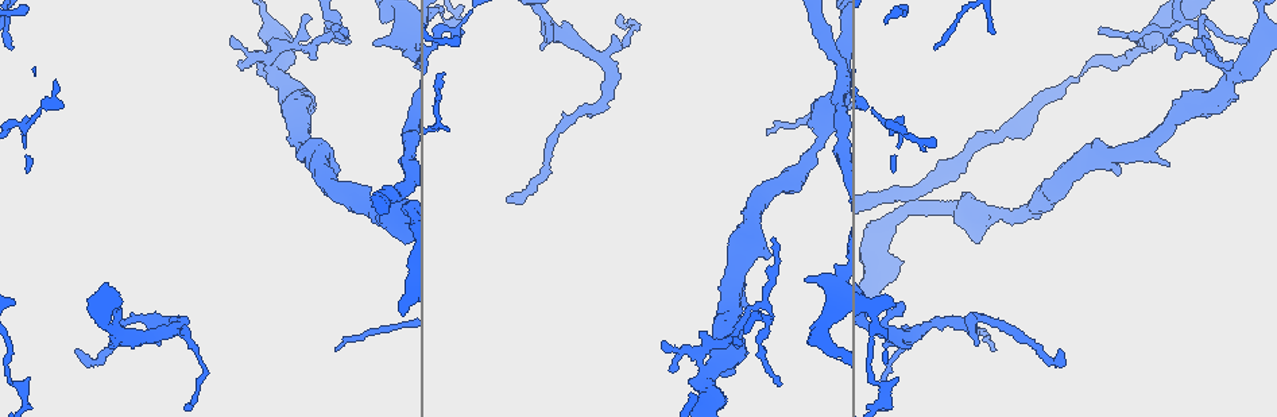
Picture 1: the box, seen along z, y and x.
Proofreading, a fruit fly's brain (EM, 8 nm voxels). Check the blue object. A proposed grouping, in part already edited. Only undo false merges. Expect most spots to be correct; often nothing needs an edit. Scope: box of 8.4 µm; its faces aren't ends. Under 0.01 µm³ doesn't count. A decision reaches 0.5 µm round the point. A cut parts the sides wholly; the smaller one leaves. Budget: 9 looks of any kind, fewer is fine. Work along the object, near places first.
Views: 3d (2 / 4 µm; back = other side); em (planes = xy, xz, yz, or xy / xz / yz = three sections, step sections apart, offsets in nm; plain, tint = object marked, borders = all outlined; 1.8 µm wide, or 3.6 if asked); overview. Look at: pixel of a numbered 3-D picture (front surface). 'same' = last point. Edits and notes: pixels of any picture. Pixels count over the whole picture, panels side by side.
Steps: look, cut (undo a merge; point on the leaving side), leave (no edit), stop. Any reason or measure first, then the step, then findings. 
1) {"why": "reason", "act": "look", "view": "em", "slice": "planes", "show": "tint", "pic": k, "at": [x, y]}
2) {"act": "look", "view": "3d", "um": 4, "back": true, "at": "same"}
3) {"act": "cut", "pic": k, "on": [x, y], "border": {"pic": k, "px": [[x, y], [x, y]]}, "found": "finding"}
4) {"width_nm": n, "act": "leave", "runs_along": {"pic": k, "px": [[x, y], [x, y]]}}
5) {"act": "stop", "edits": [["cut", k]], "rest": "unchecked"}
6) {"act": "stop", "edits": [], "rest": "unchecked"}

{"why": "three arms meet", "act": "look", "view": "em", "slice": "yz", "step": 16, "show": "tint", "pic": 1, "at": [169, 331]}

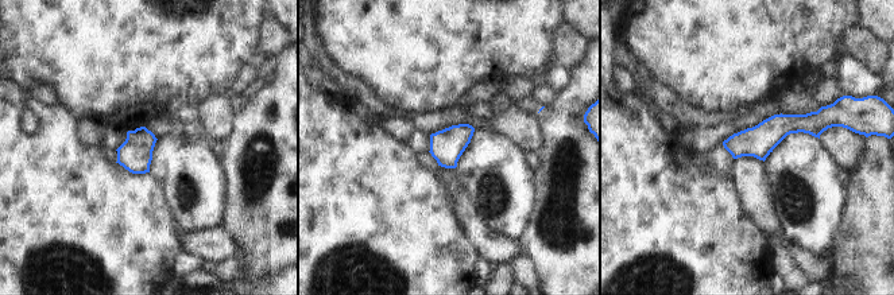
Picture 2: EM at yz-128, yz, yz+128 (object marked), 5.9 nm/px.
{"why": "another direction", "act": "look", "view": "em", "slice": "planes", "show": "tint", "at": "same"}

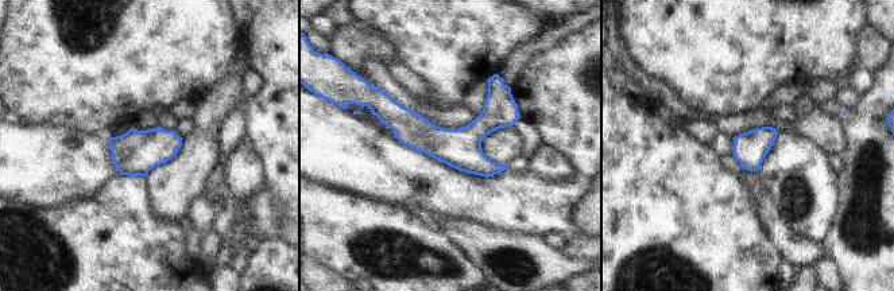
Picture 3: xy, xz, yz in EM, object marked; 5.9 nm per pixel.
{"act": "leave", "runs_along": {"pic": 3, "px": [[492, 80], [468, 138], [379, 113]]}, "found": "continuous, no second neuron"}

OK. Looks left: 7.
{"why": "abrupt turn", "act": "look", "view": "em", "slice": "yz", "step": 16, "show": "tint", "pic": 1, "at": [883, 392]}

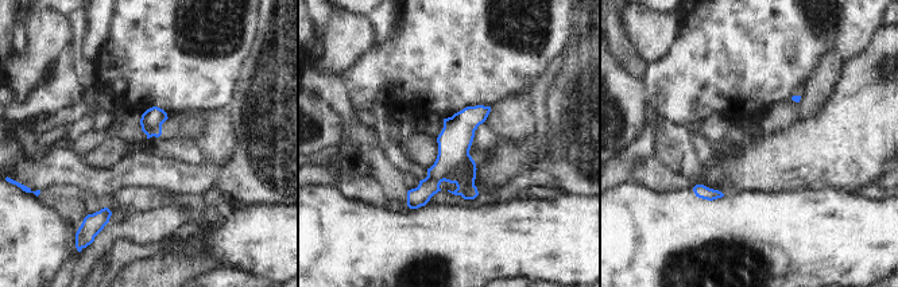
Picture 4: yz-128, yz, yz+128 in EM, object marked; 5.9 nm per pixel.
{"width_nm": 110, "act": "leave", "runs_along": {"pic": 4, "px": [[486, 109], [413, 205]]}, "found": "one neuron here"}

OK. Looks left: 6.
{"why": "calibre changes", "act": "look", "view": "em", "slice": "xy", "step": 4, "show": "tint", "pic": 1, "at": [453, 29]}

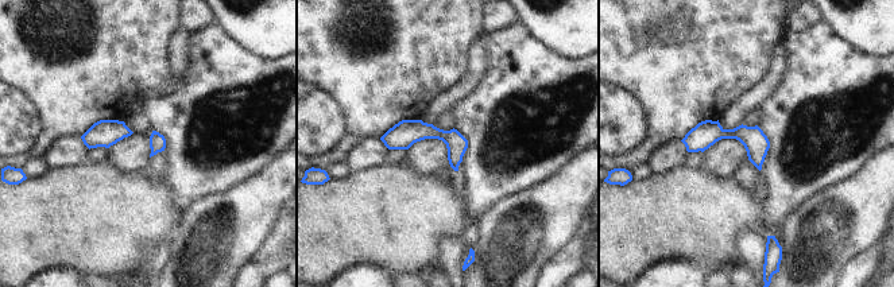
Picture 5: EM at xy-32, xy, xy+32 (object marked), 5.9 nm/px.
{"why": "another direction", "act": "look", "view": "em", "slice": "planes", "show": "borders", "at": "same"}

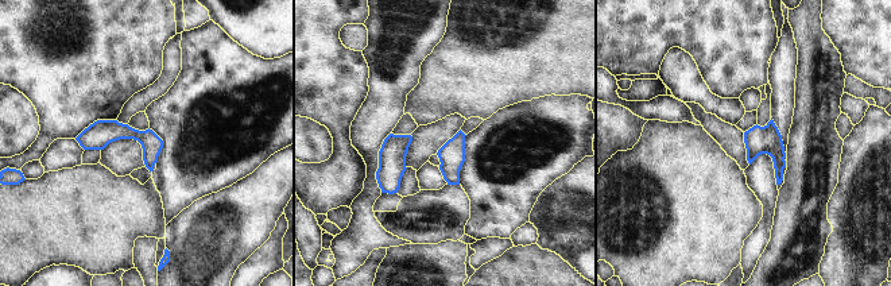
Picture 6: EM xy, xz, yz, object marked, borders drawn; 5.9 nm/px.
{"width_nm": 120, "act": "leave", "found": "one neuron here"}

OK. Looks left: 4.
{"why": "abrupt turn", "act": "look", "view": "3d", "um": 2, "pic": 1, "at": [329, 31]}

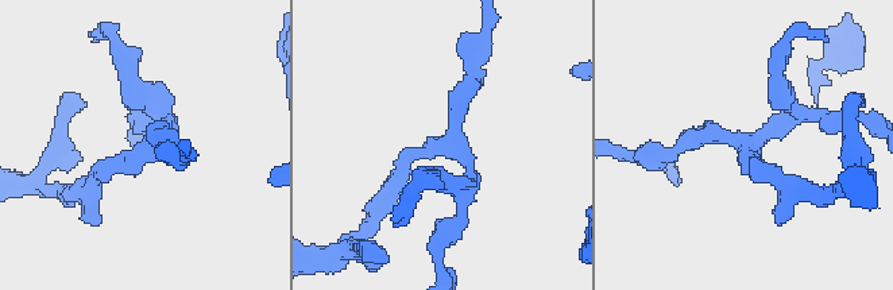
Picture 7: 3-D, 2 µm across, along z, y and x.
{"why": "now the EM", "act": "look", "view": "em", "slice": "yz", "step": 16, "show": "tint", "pic": 7, "at": [156, 140]}

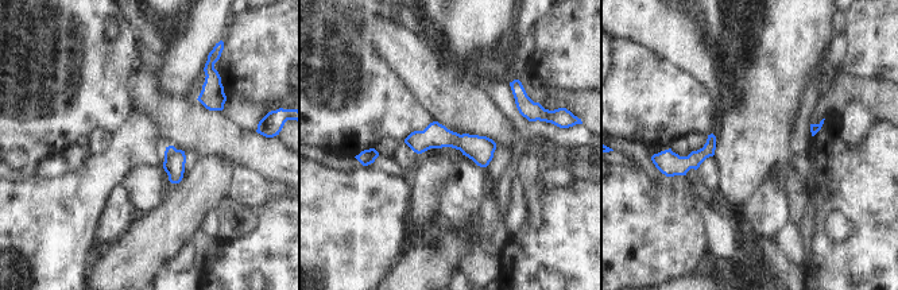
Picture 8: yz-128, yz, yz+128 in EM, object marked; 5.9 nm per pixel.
{"act": "look", "view": "em", "slice": "planes", "show": "tint", "at": "same"}

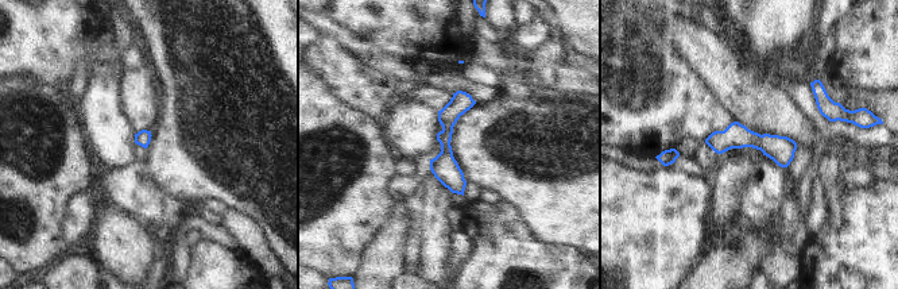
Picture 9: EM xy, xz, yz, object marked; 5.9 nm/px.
{"act": "leave", "found": "one neuron here"}

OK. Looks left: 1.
{"act": "stop", "edits": [], "rest": "unchecked"}

